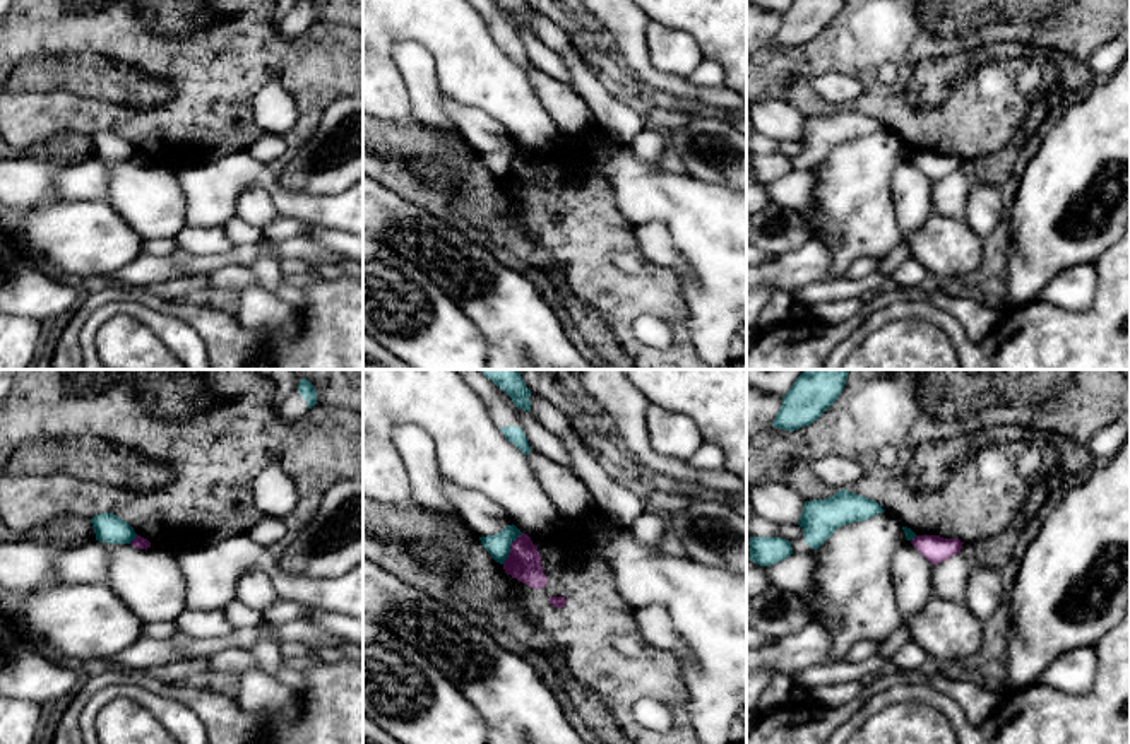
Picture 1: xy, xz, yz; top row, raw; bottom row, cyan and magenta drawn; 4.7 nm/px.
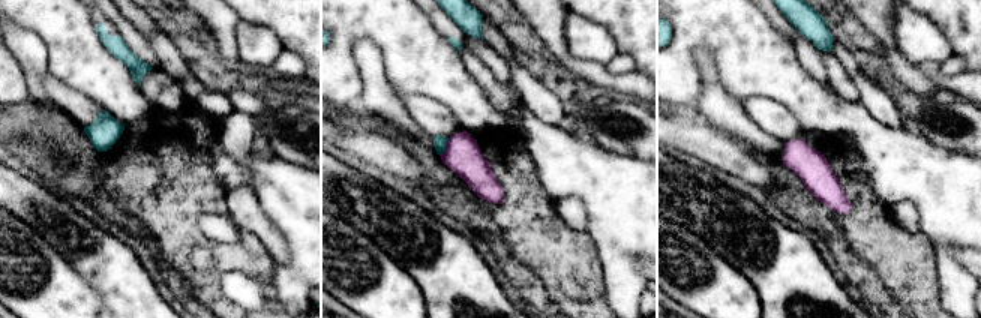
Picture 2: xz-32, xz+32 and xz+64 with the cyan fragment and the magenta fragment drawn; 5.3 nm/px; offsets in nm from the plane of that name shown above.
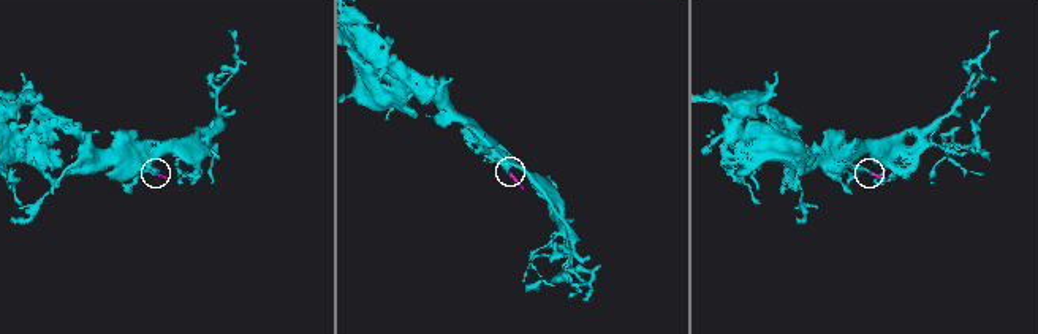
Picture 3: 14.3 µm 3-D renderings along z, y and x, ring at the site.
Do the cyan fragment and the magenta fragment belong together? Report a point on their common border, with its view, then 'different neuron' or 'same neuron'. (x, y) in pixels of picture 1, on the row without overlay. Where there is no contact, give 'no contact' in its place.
meets cyan in xz at (509, 165); different neuron

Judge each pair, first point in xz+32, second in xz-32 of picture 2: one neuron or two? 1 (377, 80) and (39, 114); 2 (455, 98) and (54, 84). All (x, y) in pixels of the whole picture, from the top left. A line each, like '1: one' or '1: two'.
1: two
2: two

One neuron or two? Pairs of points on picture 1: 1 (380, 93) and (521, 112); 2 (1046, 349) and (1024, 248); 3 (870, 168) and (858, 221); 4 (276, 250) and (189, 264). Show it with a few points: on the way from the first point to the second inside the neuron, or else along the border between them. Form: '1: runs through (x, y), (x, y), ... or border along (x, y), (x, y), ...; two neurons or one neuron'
1: runs through (380, 47), (396, 31), (440, 31), (475, 65); one neuron
2: border along (1036, 298), (1005, 310); two neurons
3: runs through (860, 182), (860, 207); one neuron
4: runs through (254, 252), (211, 262); one neuron

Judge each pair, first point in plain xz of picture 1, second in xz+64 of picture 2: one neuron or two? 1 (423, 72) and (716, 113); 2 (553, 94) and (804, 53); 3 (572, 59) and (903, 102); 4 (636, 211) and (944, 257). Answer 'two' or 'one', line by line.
1: one
2: one
3: two
4: one

